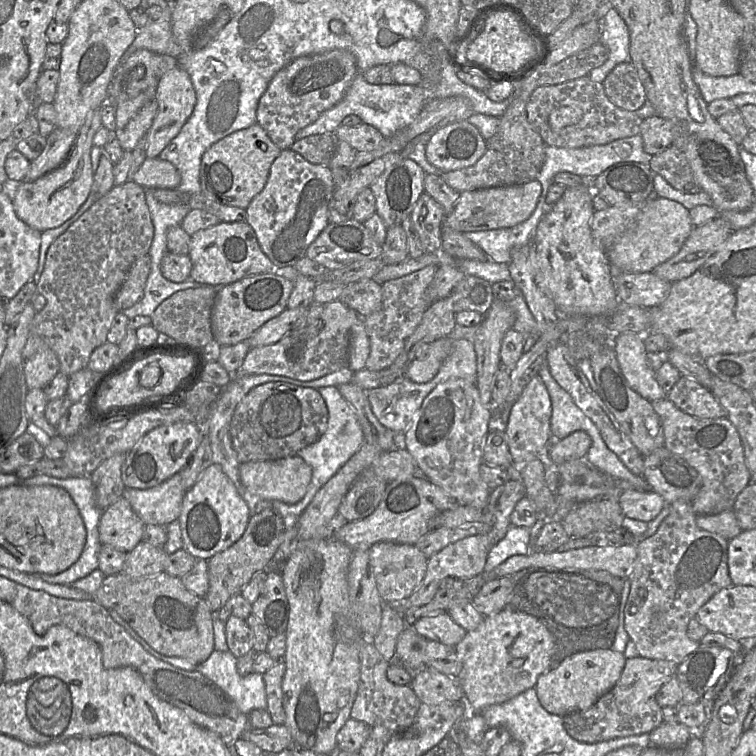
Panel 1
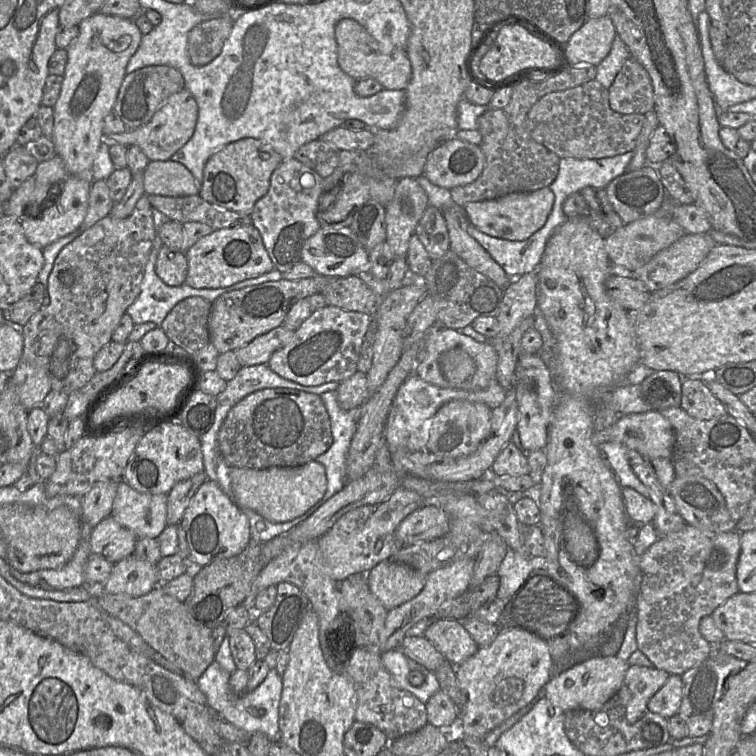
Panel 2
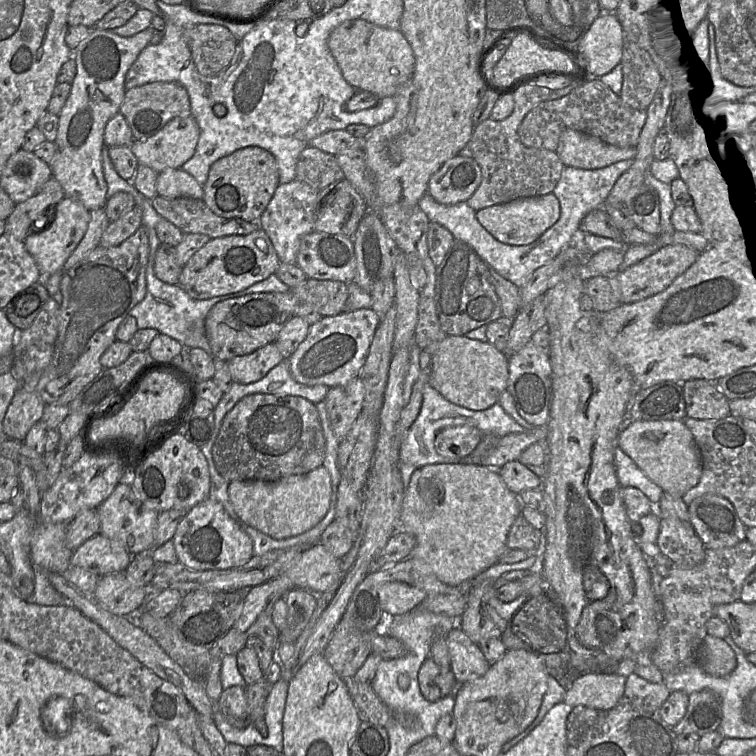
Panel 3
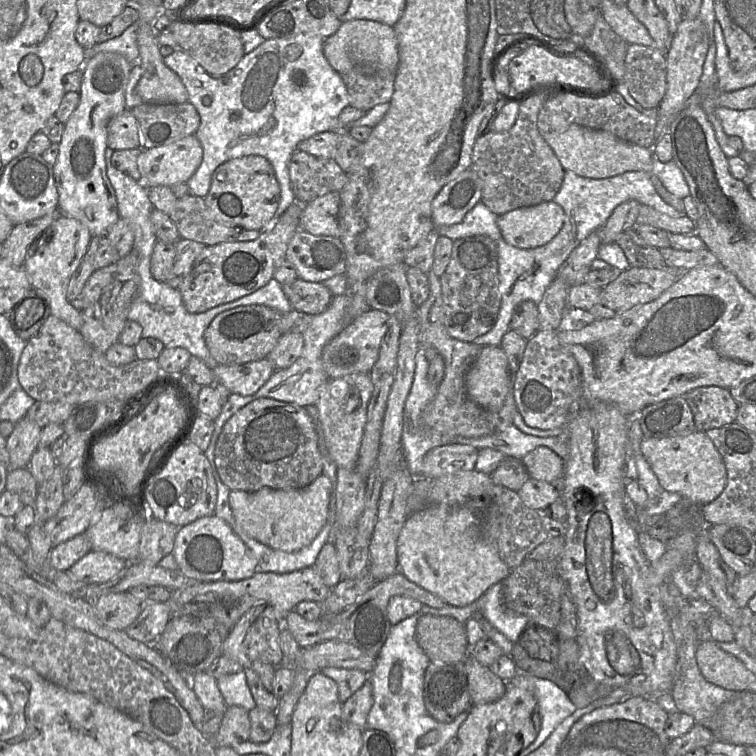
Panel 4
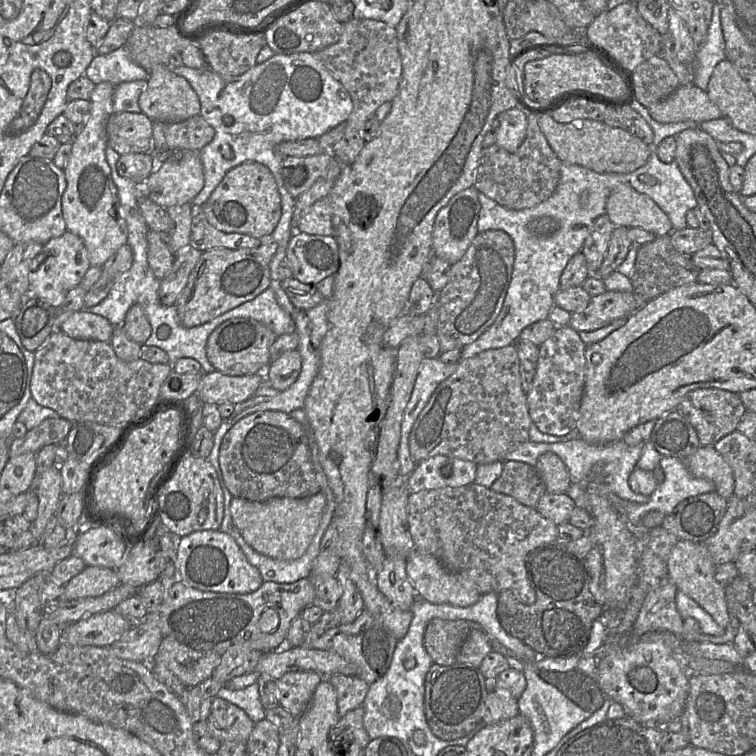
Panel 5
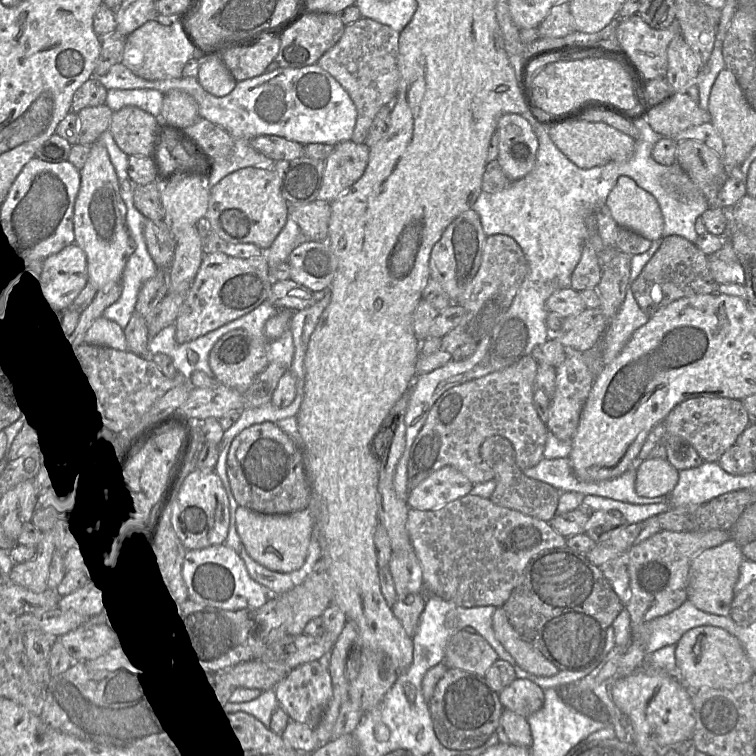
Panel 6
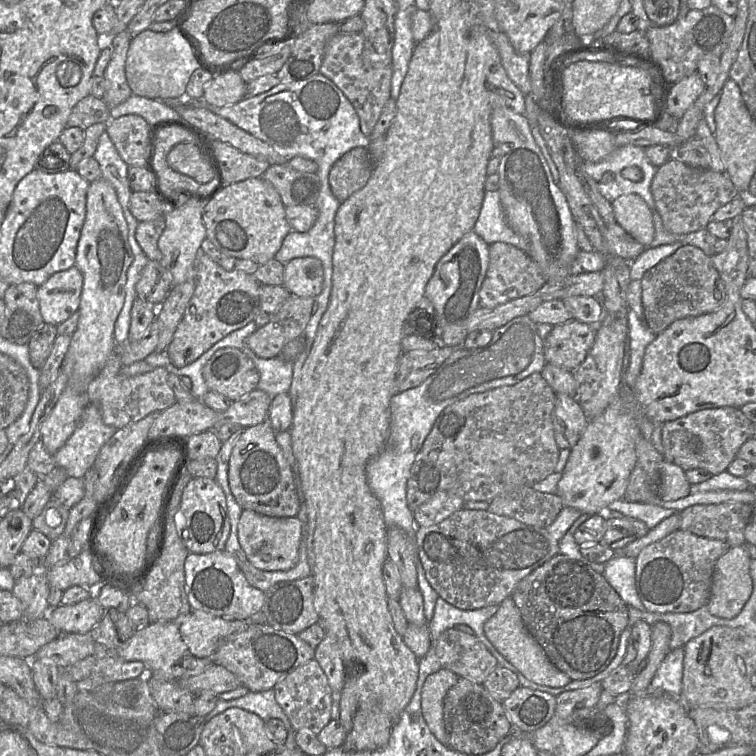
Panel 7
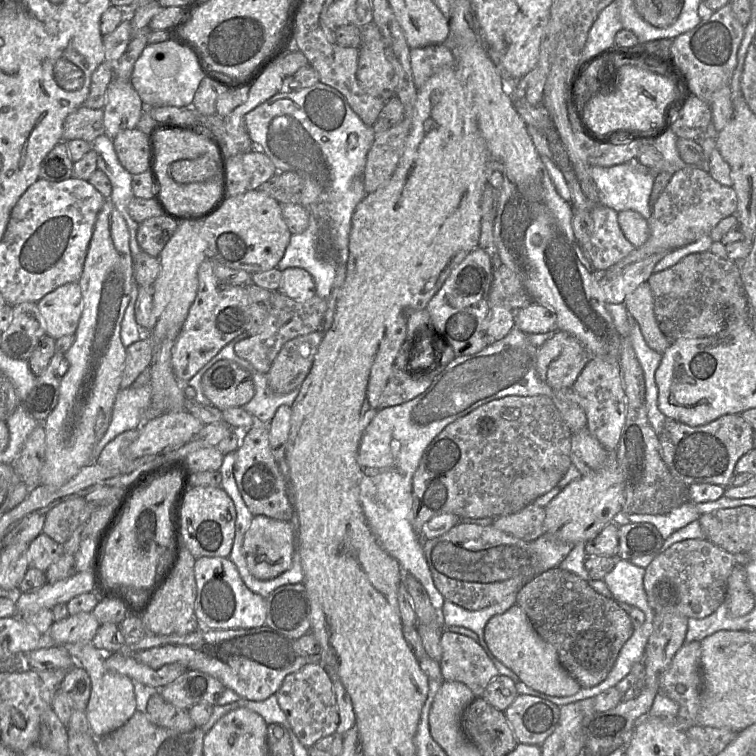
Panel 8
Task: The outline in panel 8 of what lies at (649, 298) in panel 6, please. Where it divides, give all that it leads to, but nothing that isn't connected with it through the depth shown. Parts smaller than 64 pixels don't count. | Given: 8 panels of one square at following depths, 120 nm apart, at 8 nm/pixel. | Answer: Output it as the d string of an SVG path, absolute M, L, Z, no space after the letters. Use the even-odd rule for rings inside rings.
M709 251L687 255L674 266L653 273L647 283L654 299L657 324L670 342L714 336L731 325L751 323L739 267Z

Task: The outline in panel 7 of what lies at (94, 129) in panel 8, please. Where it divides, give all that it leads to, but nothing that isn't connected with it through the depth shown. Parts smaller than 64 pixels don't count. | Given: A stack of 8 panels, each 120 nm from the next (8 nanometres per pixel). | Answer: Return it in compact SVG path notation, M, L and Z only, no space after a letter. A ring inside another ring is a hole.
M89 94L74 106L67 126L79 127L85 130L95 123L108 123L111 119L109 111L110 109L103 99Z

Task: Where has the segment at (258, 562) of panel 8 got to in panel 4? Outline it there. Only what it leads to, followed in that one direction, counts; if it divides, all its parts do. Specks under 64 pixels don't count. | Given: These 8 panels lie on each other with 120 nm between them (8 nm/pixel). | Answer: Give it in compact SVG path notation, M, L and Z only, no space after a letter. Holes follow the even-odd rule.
M321 474L308 486L297 490L281 490L265 487L255 492L231 490L229 503L238 525L252 538L273 549L295 552L308 546L328 520L331 481Z

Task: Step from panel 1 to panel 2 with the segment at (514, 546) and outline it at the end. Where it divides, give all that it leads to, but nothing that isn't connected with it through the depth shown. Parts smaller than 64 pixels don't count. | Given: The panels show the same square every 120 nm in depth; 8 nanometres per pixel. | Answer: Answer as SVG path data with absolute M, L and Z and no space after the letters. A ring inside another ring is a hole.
M508 547L496 573L500 579L498 600L505 605L523 586L532 571L542 566L543 558L525 558Z

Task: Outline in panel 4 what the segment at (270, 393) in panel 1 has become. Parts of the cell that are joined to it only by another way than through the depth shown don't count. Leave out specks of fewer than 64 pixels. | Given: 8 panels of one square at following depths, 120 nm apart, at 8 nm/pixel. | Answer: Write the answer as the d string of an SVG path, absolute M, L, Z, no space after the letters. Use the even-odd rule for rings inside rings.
M272 398L254 399L225 422L214 461L221 480L230 490L246 492L265 487L297 490L323 474L317 434L305 408Z

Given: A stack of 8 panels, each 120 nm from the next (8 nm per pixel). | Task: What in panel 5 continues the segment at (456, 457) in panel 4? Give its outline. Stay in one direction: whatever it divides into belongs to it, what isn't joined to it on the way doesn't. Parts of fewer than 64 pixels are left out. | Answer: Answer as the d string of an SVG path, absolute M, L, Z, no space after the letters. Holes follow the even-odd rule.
M436 455L416 464L408 477L408 492L469 485L475 482L476 470L471 461Z

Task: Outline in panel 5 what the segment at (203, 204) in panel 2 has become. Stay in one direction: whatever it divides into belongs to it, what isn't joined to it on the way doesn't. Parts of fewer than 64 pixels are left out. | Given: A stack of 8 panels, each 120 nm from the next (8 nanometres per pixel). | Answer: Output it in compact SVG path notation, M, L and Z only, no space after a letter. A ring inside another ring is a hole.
M191 203L191 238L189 245L202 252L213 248L255 248L261 243L259 238L228 233L216 229L206 218L202 205Z

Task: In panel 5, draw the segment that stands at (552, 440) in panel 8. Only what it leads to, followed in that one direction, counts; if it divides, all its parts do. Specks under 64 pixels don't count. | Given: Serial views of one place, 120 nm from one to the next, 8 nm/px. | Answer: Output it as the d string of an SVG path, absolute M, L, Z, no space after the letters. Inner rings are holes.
M516 345L461 358L457 364L456 371L436 388L411 429L409 451L416 464L436 455L471 461L477 466L490 464L503 461L509 451L530 440L529 429L534 424L522 389ZM514 460L504 461L502 473L491 489L533 509L536 509L539 499L547 492L535 468Z

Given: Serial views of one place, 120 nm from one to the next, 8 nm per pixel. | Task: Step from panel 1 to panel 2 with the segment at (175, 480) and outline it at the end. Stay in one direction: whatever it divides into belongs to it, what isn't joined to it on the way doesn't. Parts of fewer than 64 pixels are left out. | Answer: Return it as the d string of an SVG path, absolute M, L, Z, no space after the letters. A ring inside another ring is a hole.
M120 480L111 515L137 538L158 538L167 526L167 494L146 494Z

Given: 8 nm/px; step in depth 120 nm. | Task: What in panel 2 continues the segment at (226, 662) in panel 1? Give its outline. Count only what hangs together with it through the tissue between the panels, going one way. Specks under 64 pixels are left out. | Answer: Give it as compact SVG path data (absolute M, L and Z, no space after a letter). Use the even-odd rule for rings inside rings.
M214 660L198 680L198 687L204 693L208 706L216 715L252 736L256 732L264 733L270 741L280 739L279 704L283 688L282 675L276 669L269 671L264 681L253 691L242 695L234 694L229 686L231 674Z

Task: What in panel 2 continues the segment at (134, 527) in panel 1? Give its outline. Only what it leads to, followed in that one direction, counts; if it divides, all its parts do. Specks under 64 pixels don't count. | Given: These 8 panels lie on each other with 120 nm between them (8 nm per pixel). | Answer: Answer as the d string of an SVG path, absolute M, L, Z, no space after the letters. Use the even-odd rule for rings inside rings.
M112 515L93 527L91 553L100 554L112 564L134 554L137 537Z

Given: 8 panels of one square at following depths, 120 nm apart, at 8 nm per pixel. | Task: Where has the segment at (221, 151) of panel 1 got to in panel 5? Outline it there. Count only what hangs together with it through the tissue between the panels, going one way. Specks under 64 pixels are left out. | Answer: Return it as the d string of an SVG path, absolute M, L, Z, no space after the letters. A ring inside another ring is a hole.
M245 162L230 169L202 206L207 220L216 229L259 239L270 237L282 214L276 180L268 167L256 162Z

